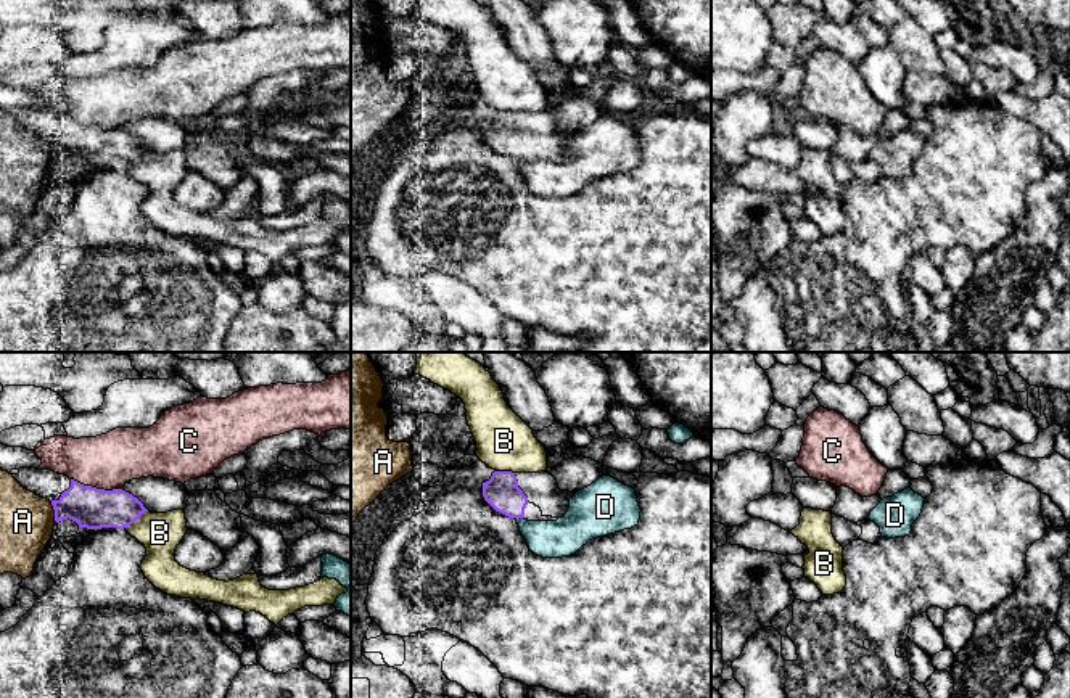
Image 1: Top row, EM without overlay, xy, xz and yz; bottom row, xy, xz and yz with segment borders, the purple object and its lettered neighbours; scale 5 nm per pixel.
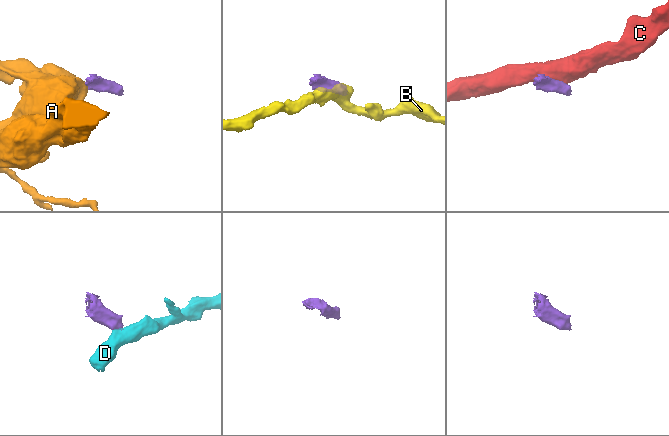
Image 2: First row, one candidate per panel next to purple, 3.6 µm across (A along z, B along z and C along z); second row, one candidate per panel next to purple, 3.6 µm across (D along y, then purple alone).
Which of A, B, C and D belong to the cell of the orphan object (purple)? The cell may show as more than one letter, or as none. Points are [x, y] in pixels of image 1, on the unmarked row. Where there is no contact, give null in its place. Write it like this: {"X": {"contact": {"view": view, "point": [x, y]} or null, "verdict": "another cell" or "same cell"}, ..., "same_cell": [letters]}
{"A": {"contact": {"view": "xy", "point": [55, 151]}, "verdict": "another cell"}, "B": {"contact": {"view": "xy", "point": [134, 161]}, "verdict": "another cell"}, "C": {"contact": {"view": "xy", "point": [95, 127]}, "verdict": "another cell"}, "D": {"contact": {"view": "xz", "point": [520, 156]}, "verdict": "another cell"}, "same_cell": []}

